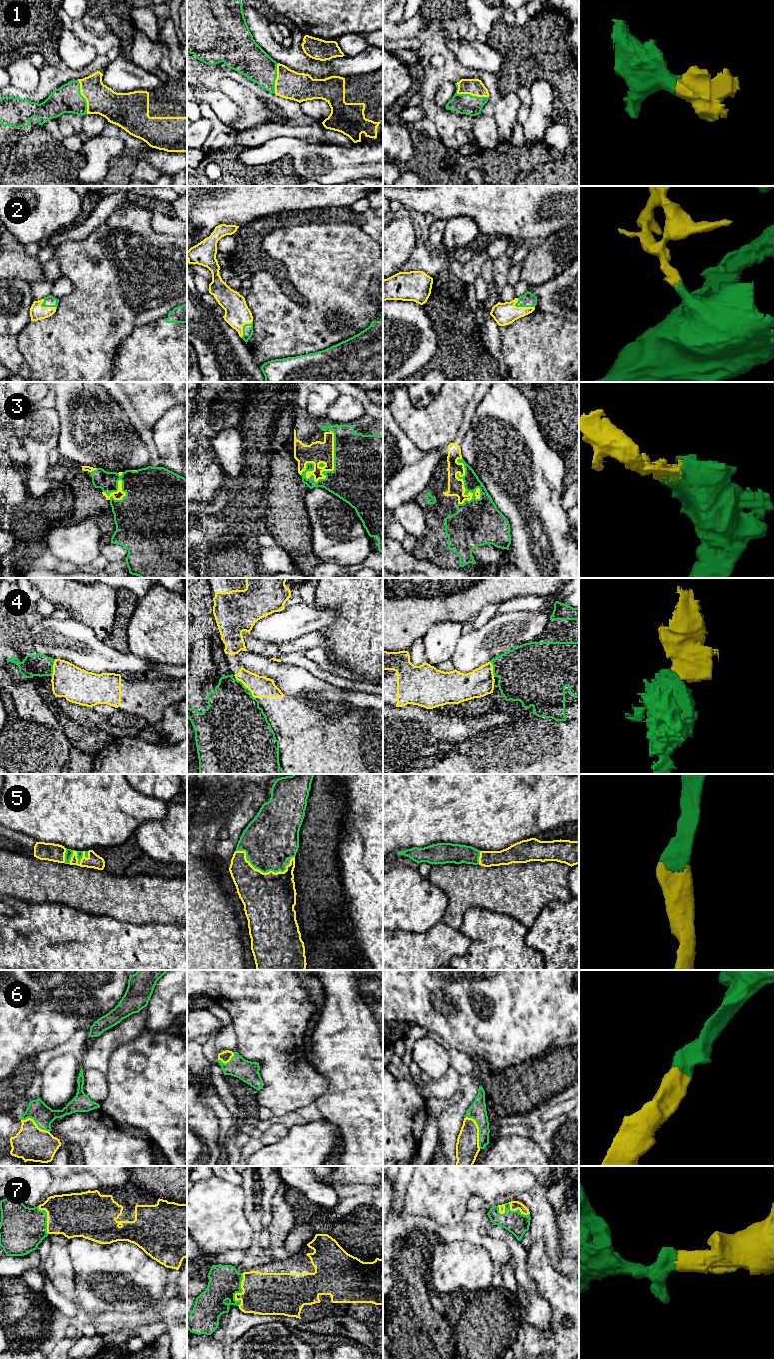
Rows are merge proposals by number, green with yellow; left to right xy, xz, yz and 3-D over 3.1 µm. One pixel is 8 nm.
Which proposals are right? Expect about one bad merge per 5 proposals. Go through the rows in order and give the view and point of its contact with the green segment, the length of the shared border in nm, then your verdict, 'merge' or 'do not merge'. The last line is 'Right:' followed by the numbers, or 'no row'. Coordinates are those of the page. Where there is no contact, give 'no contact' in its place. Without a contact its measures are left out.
1: yz (468, 94) | 280 nm | merge
2: yz (524, 306) | 170 nm | merge
3: xz (334, 468) | 440 nm | merge
4: xz (247, 688) | 220 nm | do not merge
5: xz (264, 872) | 480 nm | merge
6: yz (479, 1130) | 280 nm | merge
7: xz (240, 1292) | 280 nm | merge
Right: 1, 2, 3, 5, 6, 7

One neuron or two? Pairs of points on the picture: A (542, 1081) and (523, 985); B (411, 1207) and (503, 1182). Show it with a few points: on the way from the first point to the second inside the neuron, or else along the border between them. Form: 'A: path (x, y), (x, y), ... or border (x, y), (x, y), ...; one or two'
A: border (547, 1049), (542, 1055), (529, 1059); two
B: path (434, 1191), (438, 1191), (447, 1182), (480, 1182); one

